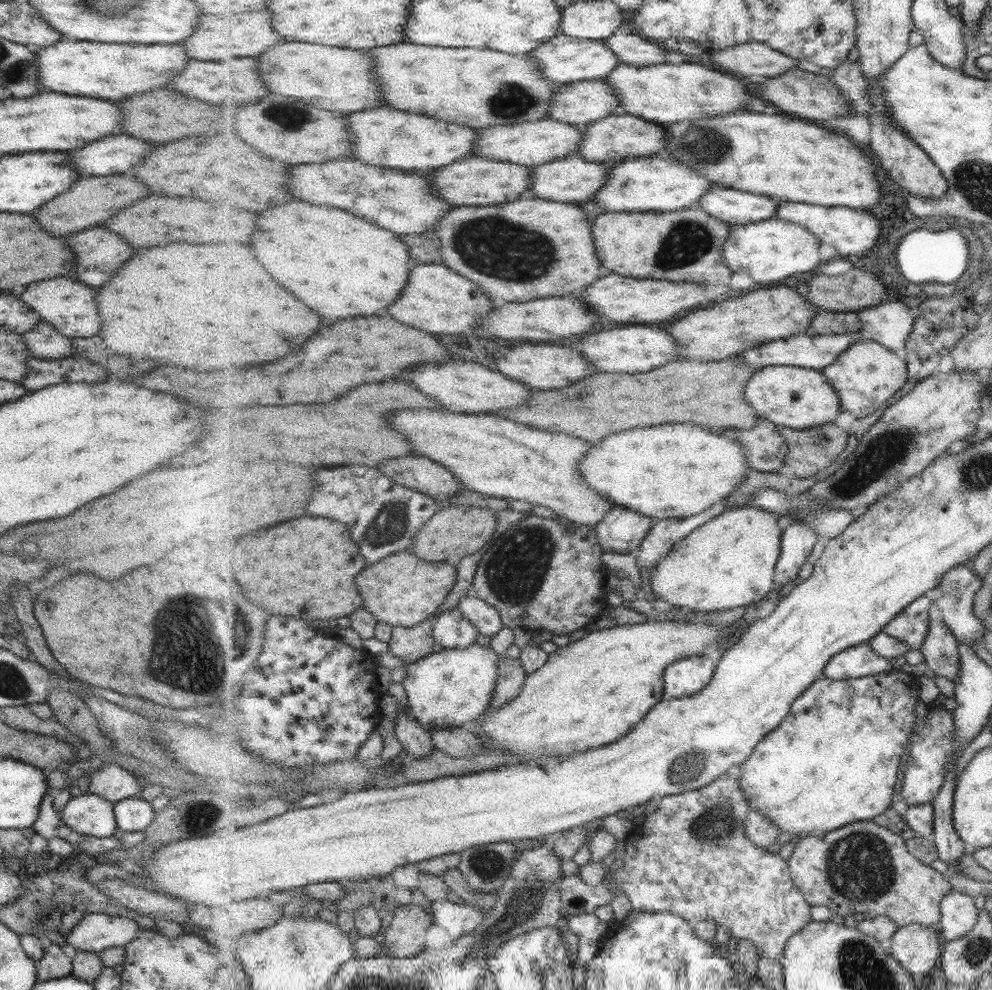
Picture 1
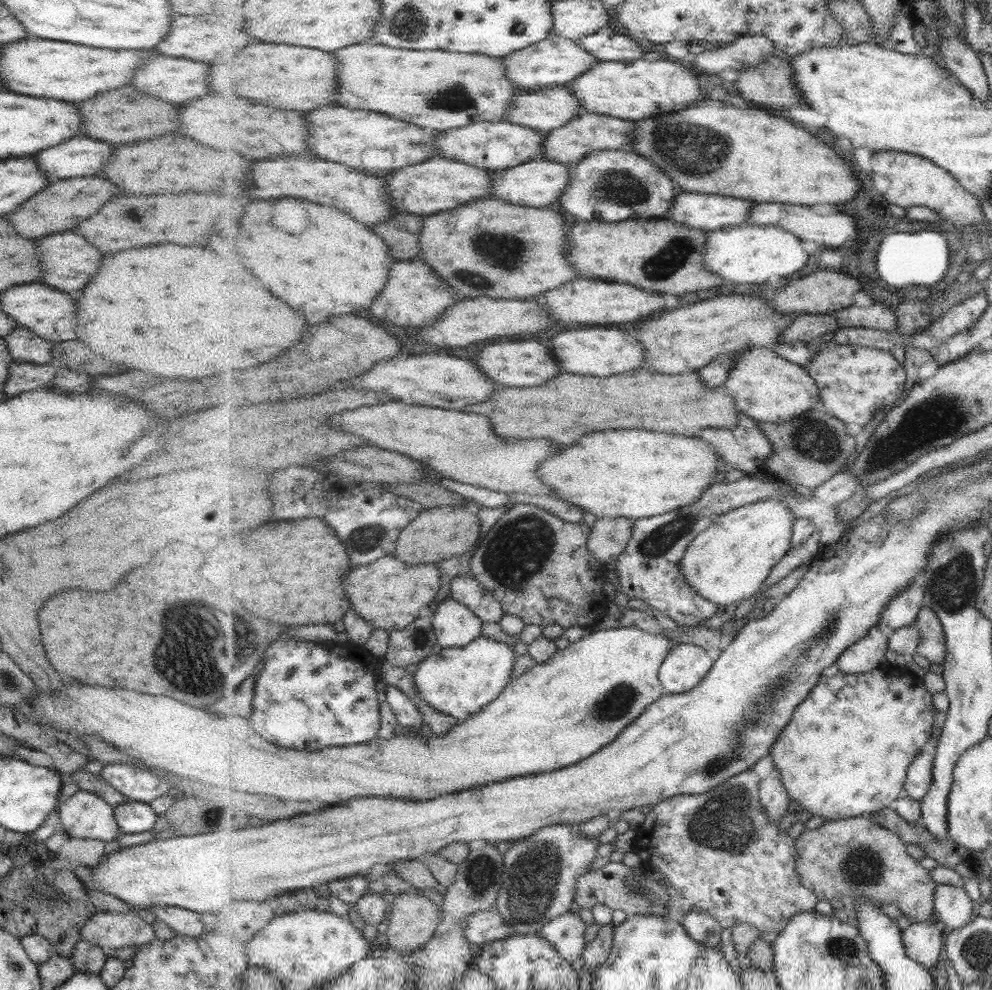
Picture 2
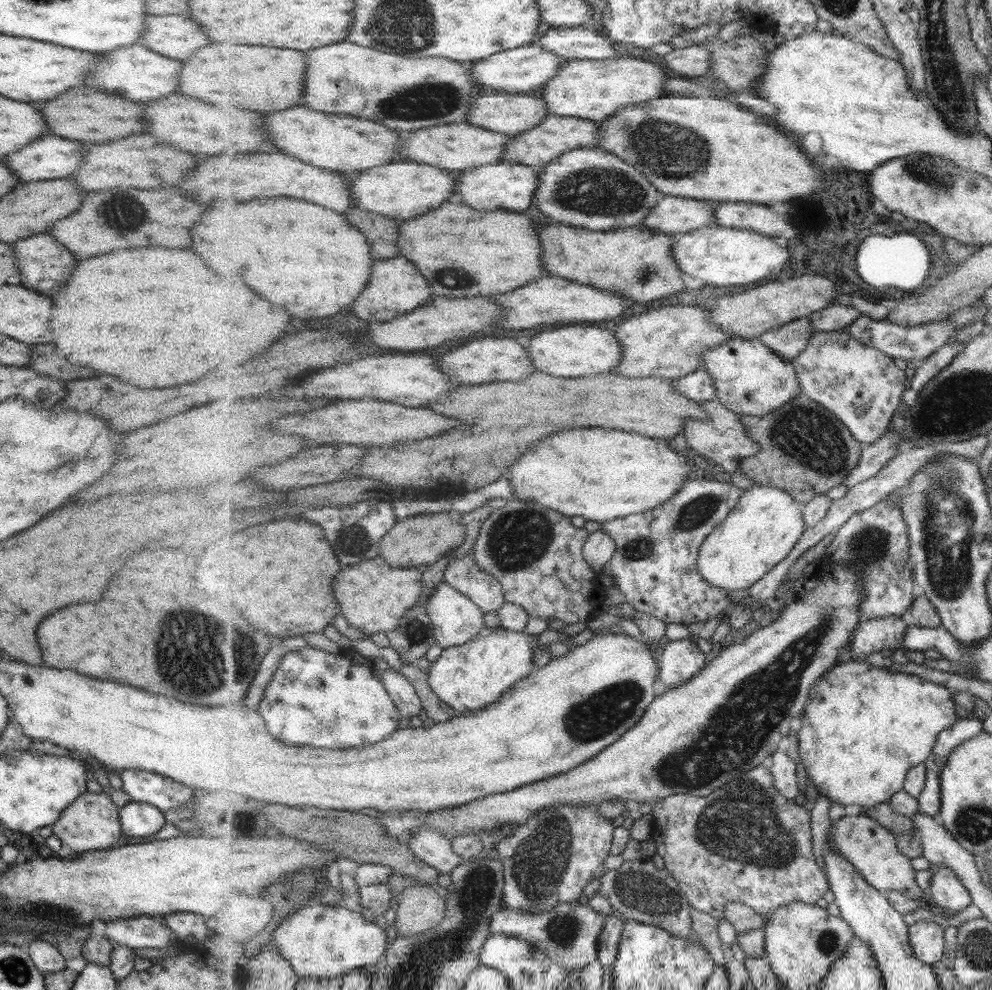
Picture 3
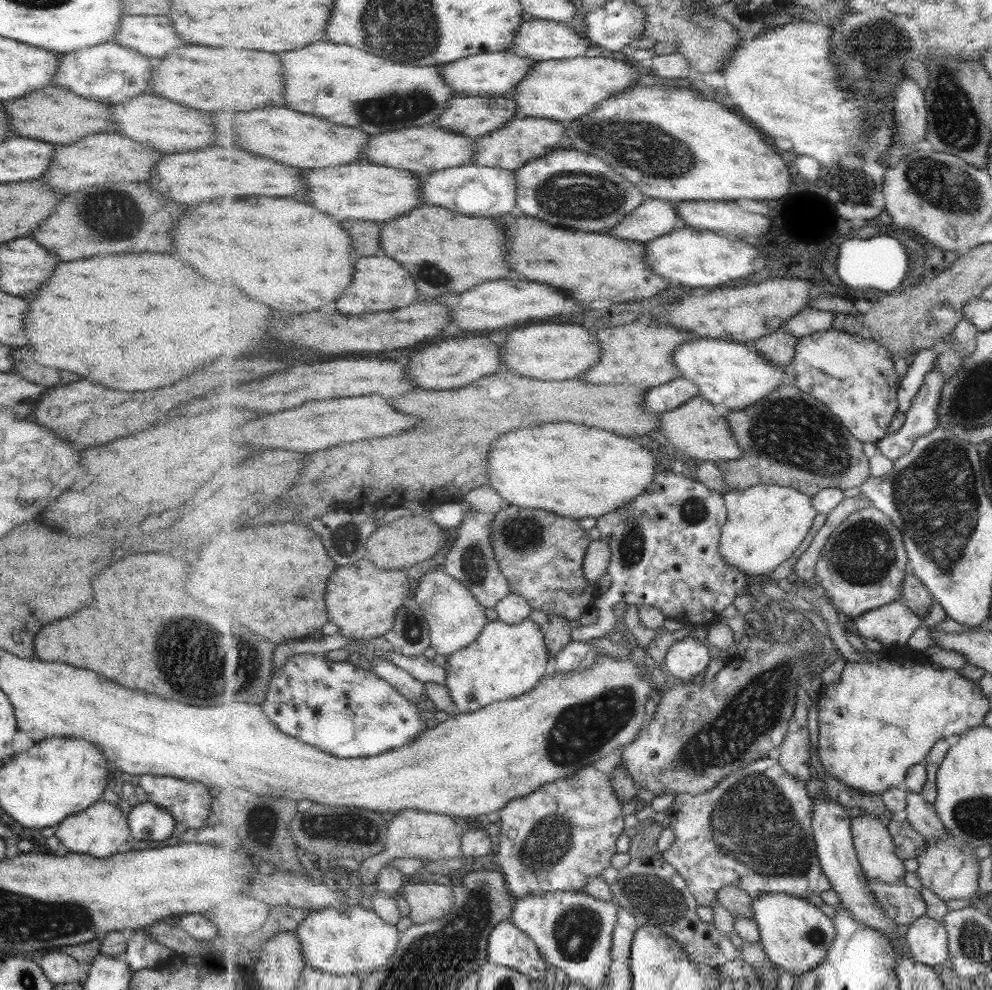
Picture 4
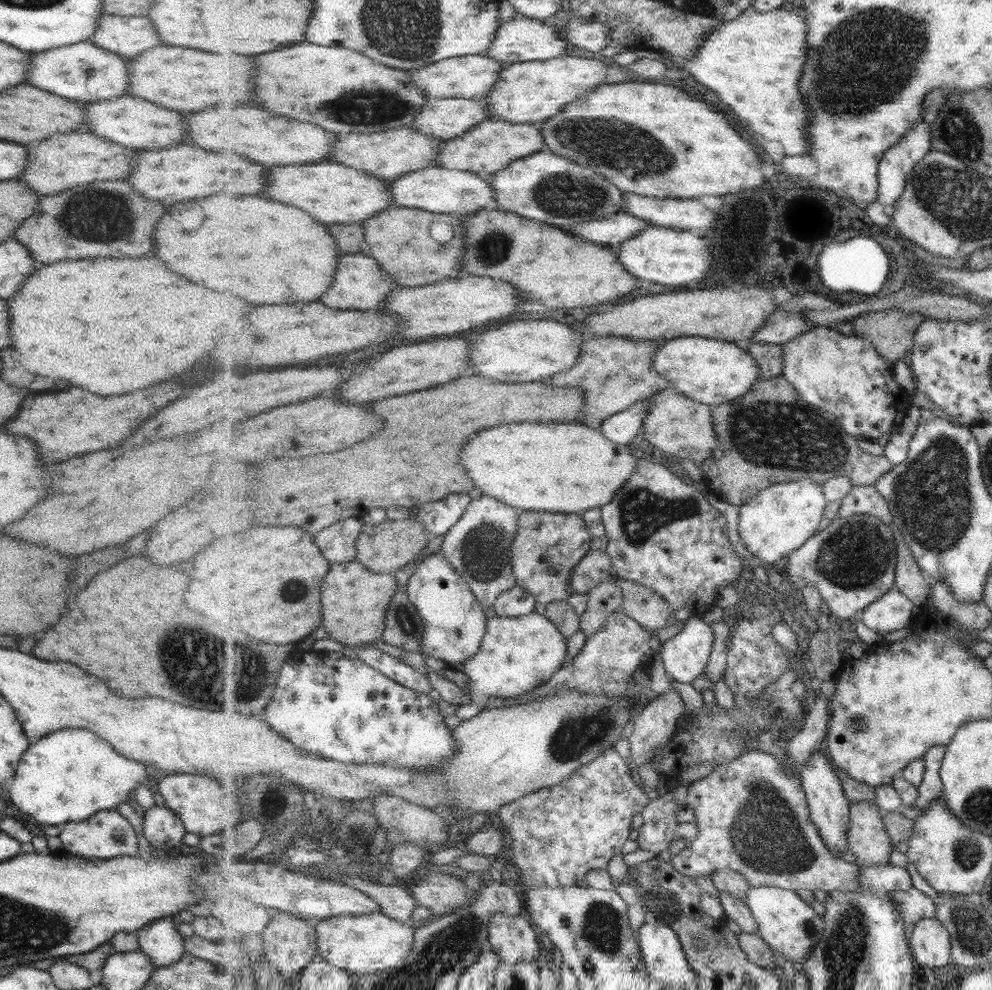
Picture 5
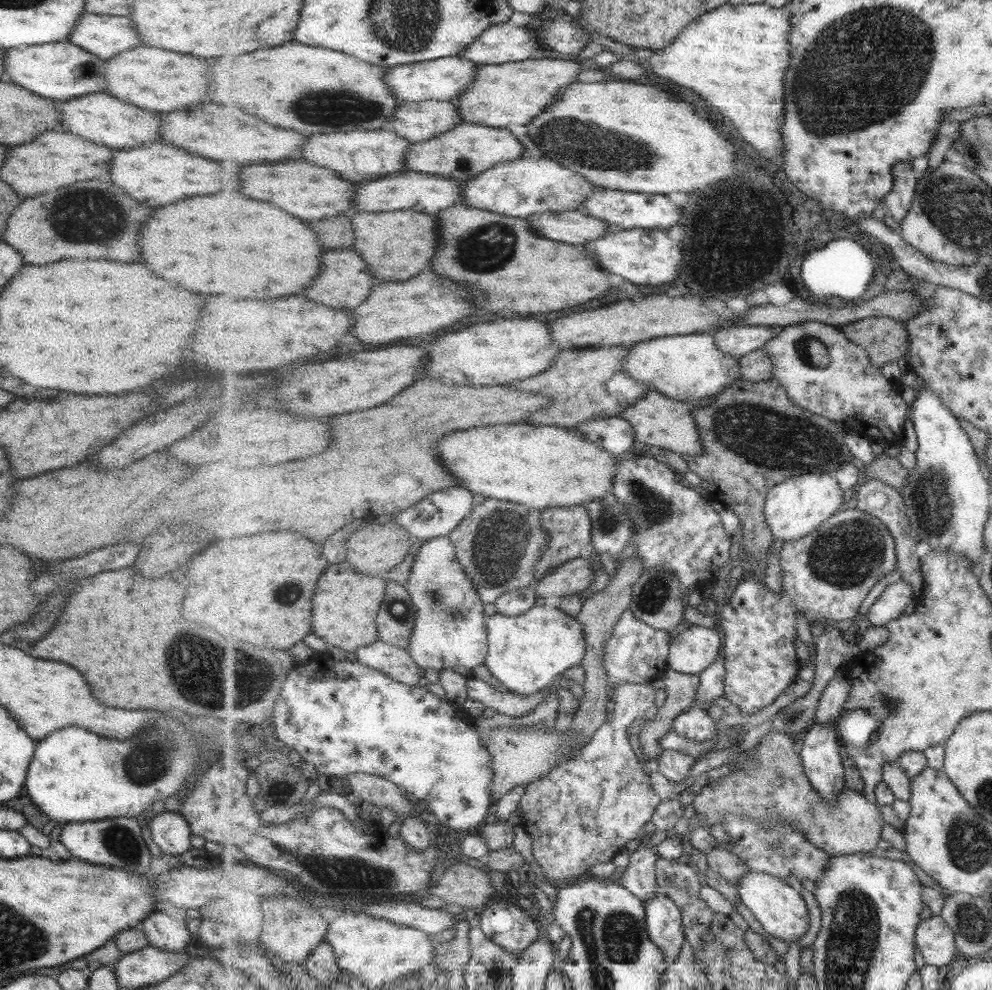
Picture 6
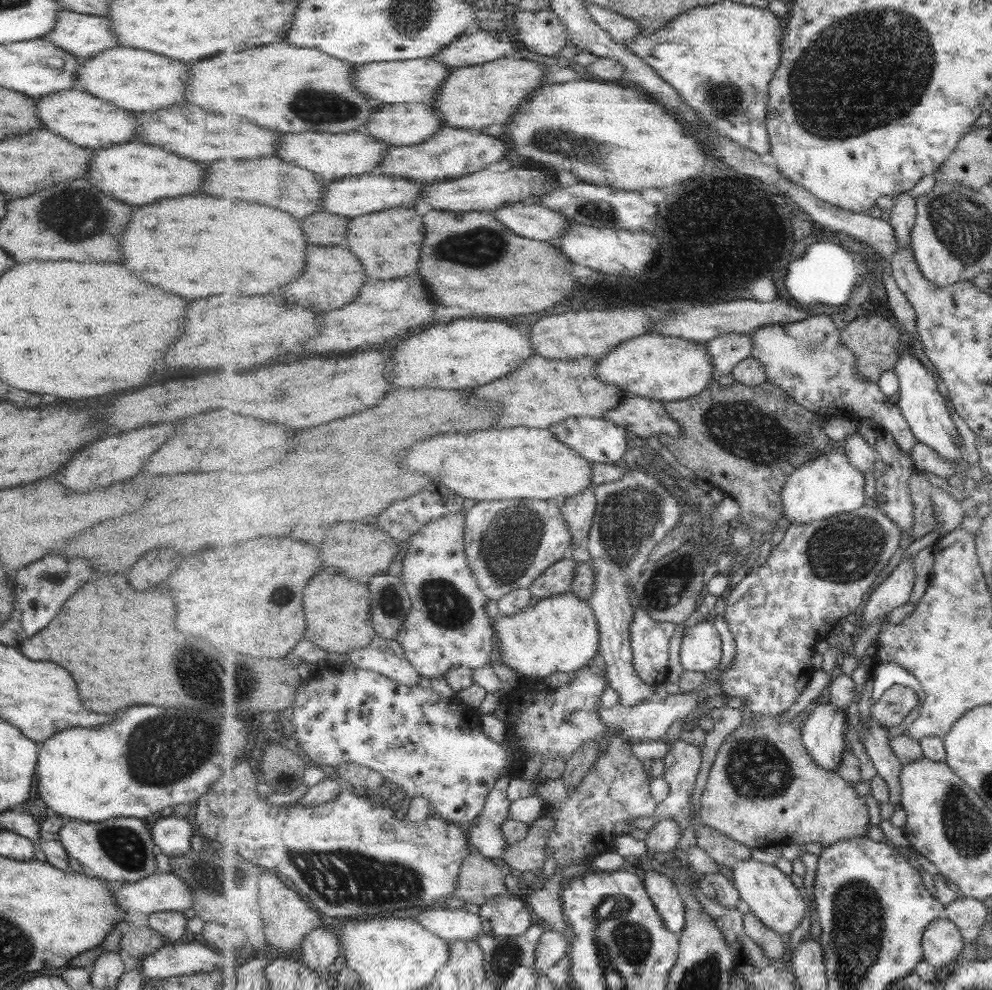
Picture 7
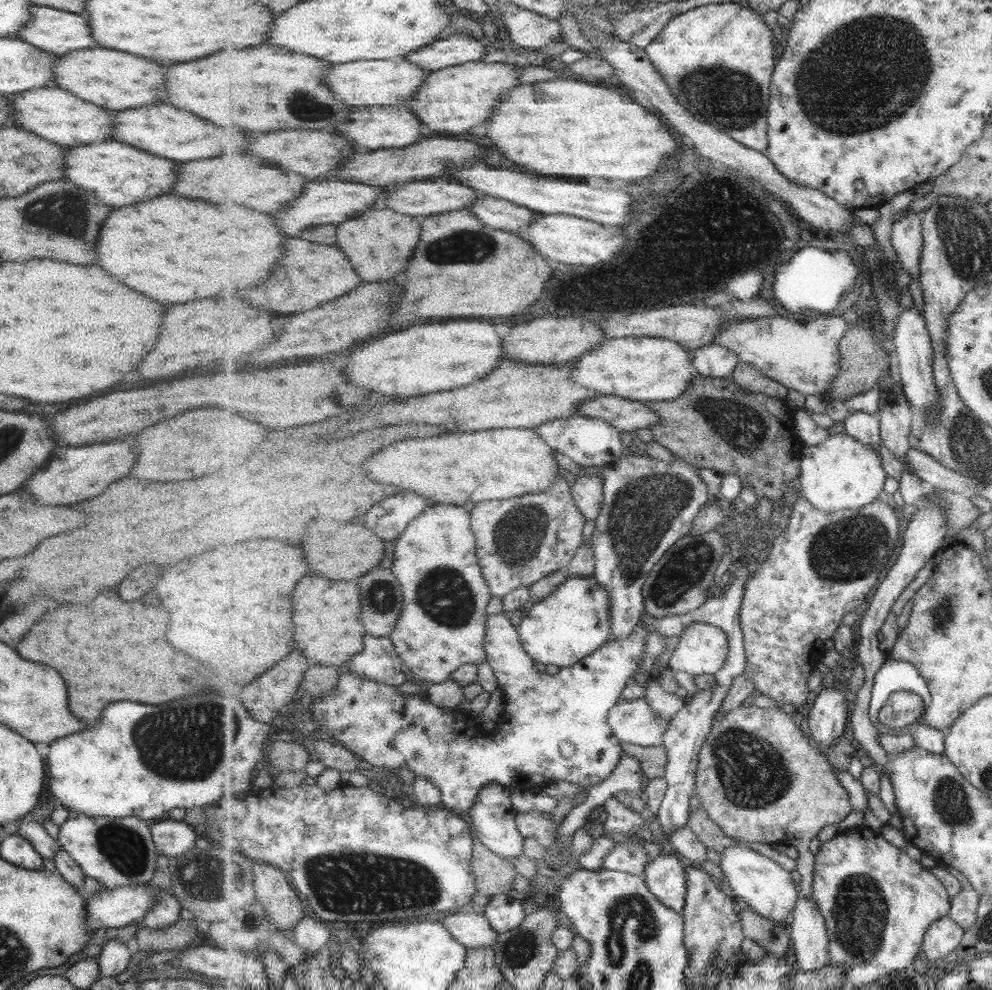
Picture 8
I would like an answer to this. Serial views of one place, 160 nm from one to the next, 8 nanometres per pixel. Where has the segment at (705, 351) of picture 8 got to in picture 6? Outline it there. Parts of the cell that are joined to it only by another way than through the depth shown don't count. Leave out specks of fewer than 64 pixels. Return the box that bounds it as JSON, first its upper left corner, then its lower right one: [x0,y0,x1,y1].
[714,324,779,358]

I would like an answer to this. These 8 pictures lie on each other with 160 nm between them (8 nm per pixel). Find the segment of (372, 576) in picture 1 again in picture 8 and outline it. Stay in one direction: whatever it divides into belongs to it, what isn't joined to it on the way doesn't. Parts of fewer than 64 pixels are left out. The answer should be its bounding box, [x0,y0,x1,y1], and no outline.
[295,576,367,666]

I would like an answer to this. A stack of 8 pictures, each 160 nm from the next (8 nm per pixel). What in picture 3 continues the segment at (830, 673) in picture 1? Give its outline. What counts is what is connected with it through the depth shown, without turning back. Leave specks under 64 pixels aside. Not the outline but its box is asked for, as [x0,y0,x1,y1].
[853,616,910,661]

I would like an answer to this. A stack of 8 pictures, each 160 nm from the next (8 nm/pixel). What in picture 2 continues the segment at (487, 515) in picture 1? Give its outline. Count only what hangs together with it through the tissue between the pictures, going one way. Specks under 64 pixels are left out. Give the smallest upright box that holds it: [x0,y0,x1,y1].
[394,505,481,565]

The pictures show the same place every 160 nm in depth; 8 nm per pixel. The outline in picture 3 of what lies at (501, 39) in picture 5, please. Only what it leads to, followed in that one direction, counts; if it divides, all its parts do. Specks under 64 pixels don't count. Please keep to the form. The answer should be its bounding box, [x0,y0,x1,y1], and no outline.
[531,26,617,61]

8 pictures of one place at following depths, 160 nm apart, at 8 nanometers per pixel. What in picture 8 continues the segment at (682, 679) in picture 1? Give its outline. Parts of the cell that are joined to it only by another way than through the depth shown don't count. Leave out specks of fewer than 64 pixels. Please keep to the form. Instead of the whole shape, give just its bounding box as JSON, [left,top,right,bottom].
[667,621,730,676]

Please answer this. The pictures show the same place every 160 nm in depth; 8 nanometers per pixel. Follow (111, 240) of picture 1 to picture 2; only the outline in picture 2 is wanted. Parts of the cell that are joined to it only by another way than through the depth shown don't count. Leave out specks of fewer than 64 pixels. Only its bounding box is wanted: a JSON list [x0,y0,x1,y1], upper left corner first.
[37,232,103,292]

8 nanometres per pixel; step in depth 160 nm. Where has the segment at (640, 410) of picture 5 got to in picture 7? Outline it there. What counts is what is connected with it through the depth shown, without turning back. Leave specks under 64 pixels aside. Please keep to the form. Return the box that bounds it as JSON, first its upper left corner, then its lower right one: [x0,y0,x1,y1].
[550,417,632,464]

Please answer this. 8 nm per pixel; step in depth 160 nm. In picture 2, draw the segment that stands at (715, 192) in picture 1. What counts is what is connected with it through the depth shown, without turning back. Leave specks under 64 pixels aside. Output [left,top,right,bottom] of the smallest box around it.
[671,191,754,231]

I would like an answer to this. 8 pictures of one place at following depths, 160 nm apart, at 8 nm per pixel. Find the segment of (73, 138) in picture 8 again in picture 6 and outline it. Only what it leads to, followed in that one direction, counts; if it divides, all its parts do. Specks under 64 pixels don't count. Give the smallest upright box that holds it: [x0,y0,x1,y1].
[56,92,159,148]

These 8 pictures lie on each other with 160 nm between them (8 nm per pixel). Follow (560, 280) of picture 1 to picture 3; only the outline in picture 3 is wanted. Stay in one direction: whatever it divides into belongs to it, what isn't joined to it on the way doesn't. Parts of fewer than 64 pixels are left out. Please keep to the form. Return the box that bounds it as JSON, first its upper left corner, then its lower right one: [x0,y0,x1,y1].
[399,201,550,298]

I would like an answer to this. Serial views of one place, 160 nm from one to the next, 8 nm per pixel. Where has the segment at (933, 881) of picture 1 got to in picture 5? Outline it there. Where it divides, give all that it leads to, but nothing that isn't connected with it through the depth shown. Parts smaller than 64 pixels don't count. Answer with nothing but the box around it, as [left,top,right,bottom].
[848,800,895,865]

